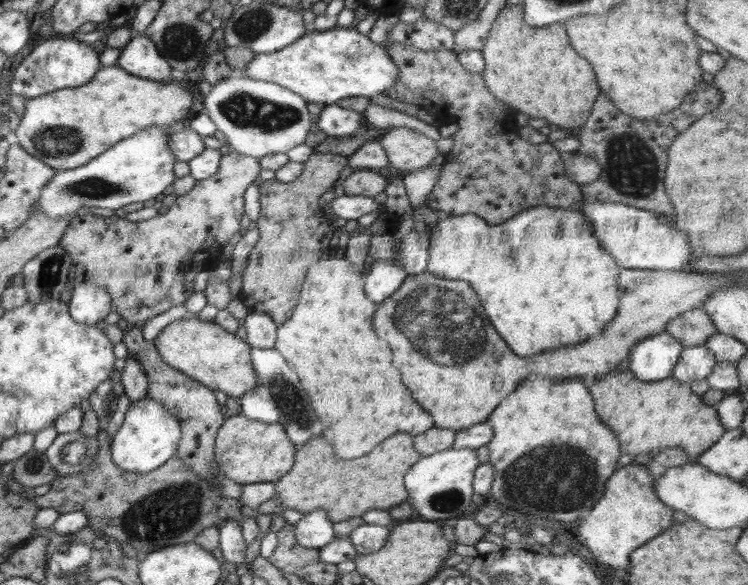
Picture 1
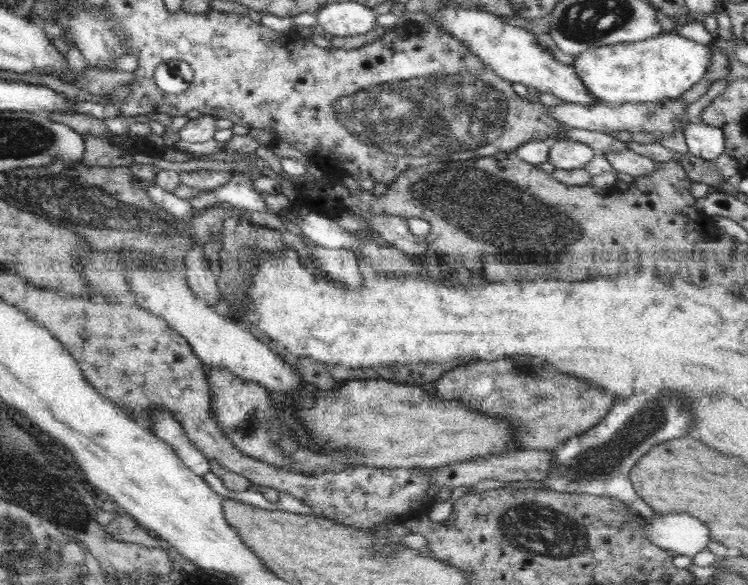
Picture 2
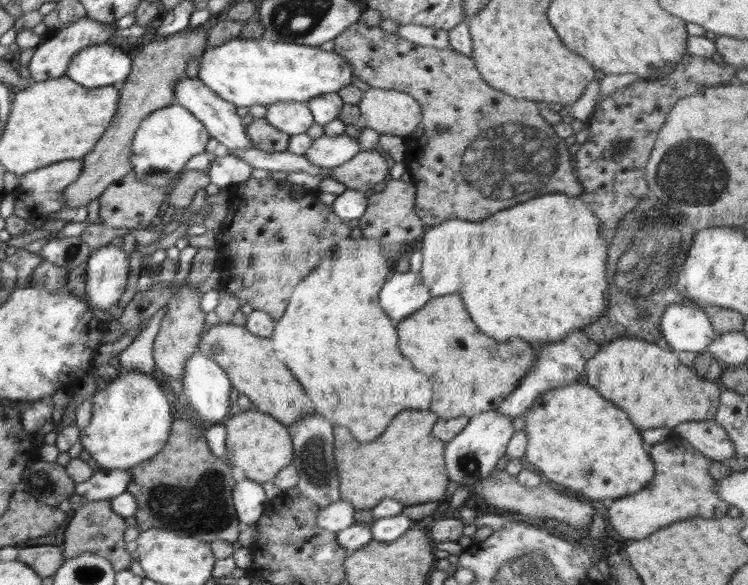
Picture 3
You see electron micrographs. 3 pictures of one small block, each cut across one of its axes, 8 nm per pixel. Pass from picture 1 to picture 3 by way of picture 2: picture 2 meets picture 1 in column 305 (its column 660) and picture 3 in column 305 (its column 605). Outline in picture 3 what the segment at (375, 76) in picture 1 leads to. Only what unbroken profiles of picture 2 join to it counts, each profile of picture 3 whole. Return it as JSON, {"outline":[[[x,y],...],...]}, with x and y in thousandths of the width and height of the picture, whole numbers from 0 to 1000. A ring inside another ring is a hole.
{"outline":[[[321,62],[297,74],[294,79],[278,80],[267,97],[265,135],[303,174],[316,183],[361,179],[366,174],[406,174],[416,168],[441,161],[469,145],[473,120],[463,99],[447,87],[434,87],[428,80],[409,79],[390,72],[361,70],[353,62],[348,67],[328,67]]]}

